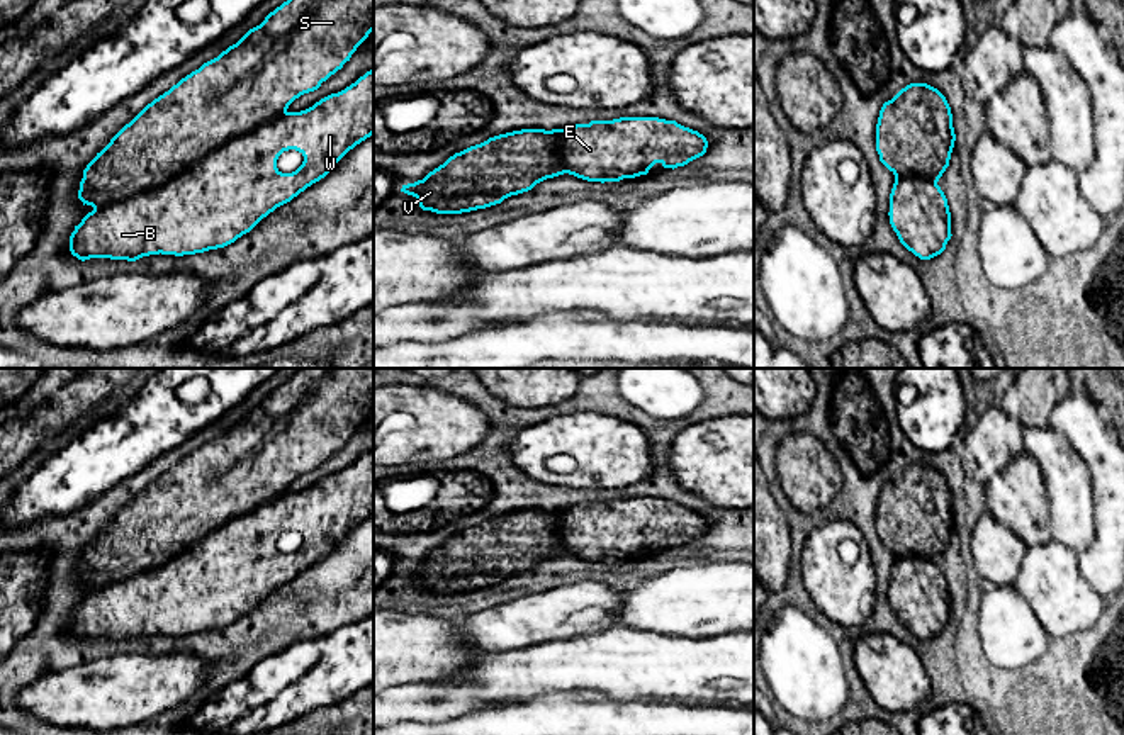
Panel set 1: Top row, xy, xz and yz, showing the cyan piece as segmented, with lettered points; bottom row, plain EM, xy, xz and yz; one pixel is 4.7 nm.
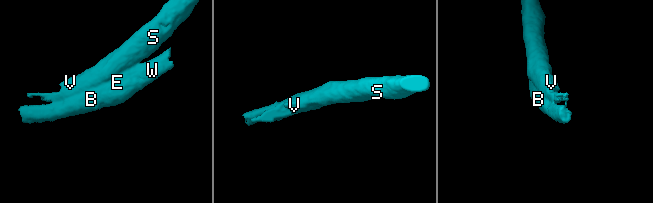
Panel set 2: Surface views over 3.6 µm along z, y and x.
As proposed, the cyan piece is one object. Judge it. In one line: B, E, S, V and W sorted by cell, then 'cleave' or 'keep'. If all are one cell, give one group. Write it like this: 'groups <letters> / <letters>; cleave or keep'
groups B E W / S V; cleave

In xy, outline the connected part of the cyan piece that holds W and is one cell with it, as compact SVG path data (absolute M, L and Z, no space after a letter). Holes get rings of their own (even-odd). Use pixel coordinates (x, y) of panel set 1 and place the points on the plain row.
M374 450L306 491L285 492L233 518L156 569L93 589L75 606L70 631L81 642L90 638L136 642L160 633L183 637L224 628L250 613L277 587L324 558L350 530L372 514ZM289 530L299 531L304 541L295 552L282 553L277 540Z

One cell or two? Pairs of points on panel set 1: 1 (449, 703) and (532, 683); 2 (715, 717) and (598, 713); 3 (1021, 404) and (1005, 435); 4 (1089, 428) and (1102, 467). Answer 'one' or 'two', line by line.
1: two
2: one
3: two
4: one

